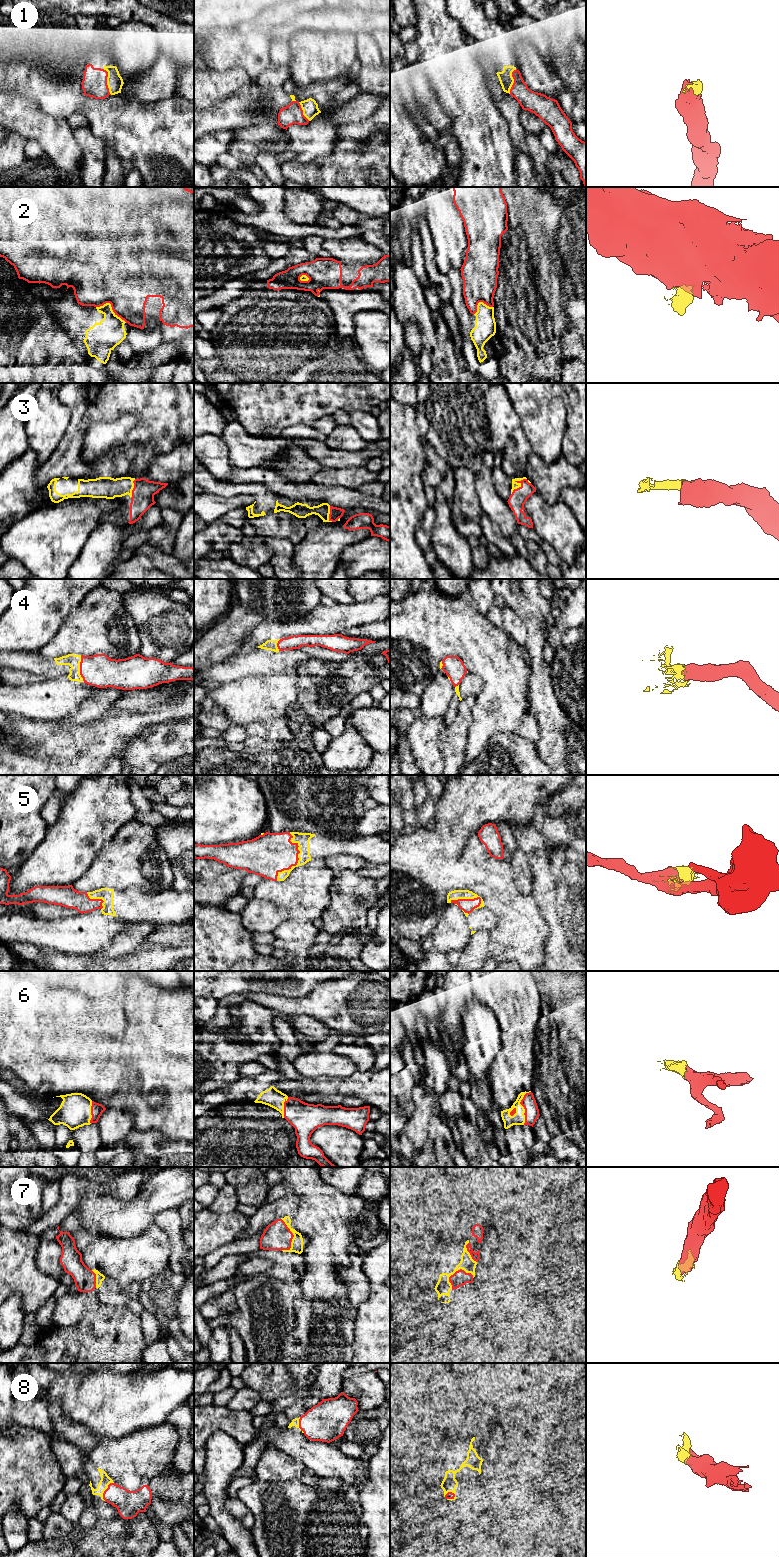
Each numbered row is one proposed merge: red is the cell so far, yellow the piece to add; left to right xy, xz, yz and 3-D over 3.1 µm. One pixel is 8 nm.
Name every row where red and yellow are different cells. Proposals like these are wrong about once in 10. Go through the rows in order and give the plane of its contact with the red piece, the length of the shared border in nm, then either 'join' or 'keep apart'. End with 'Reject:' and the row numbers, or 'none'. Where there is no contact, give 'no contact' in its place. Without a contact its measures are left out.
1: xy | 220 nm | join
2: xy | 280 nm | keep apart
3: yz | 190 nm | join
4: xy | 220 nm | join
5: xz | 400 nm | join
6: yz | 280 nm | join
7: xz | 280 nm | join
8: xy | 170 nm | join
Reject: 2

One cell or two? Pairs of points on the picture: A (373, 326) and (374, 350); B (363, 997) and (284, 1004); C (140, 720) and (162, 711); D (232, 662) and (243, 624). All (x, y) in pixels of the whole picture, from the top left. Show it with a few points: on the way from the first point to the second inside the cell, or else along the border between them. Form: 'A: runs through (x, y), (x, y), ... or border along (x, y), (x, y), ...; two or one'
A: runs through (375, 332), (376, 344); one
B: runs through (343, 1001), (304, 1004); one
C: runs through (145, 719), (157, 714); one
D: border along (236, 650), (214, 663); two

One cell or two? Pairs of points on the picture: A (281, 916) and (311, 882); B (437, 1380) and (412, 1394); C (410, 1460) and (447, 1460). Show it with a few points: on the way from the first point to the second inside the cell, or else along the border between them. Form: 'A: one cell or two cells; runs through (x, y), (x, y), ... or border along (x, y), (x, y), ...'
A: two cells; border along (265, 900), (282, 907), (287, 912), (289, 918)
B: two cells; border along (431, 1373), (429, 1388), (431, 1403), (434, 1408)
C: one cell; runs through (419, 1458), (439, 1456)

